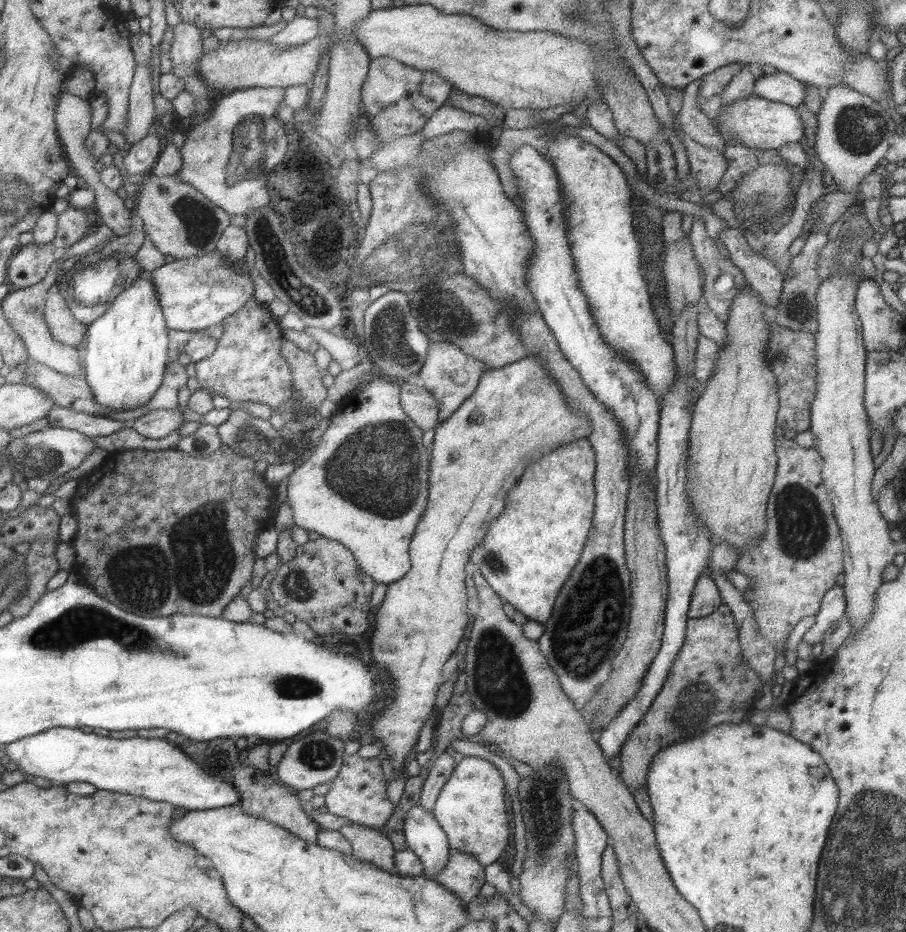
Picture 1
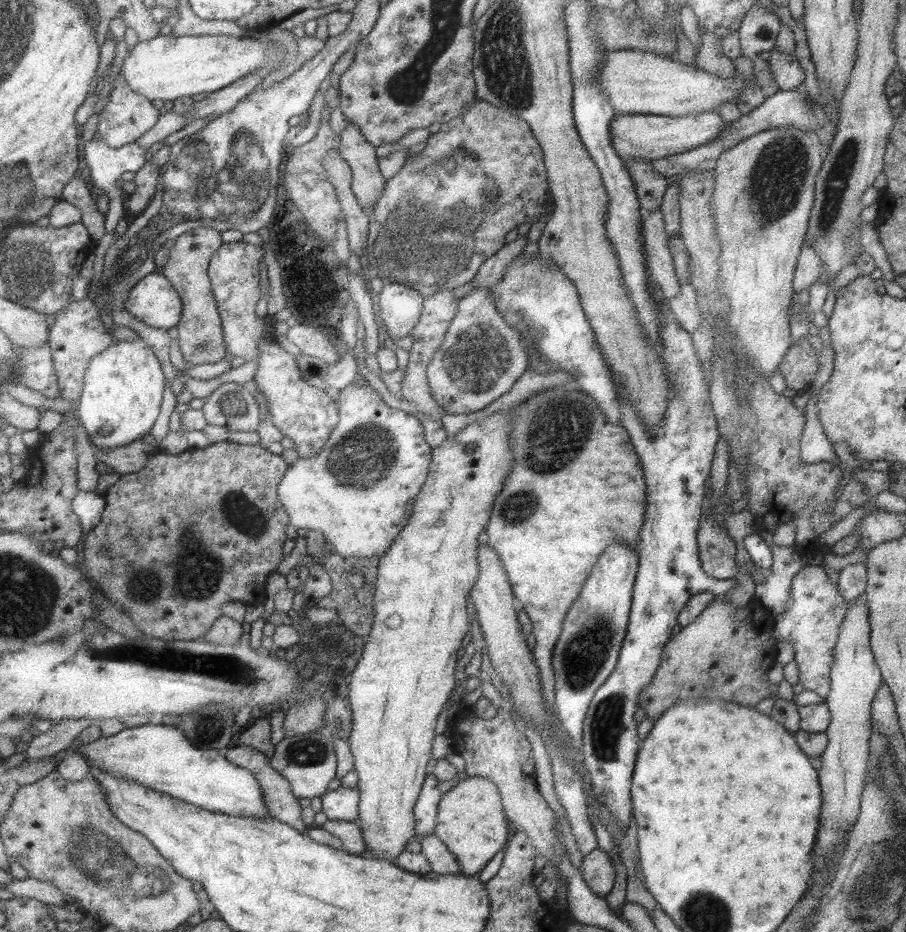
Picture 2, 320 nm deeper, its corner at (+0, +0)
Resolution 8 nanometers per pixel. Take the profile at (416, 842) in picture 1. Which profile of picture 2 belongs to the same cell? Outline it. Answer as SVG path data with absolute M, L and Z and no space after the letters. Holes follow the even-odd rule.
M433 774L427 775L413 806L413 830L418 838L431 834L435 830L436 807L442 797L441 792L437 790L437 782Z

